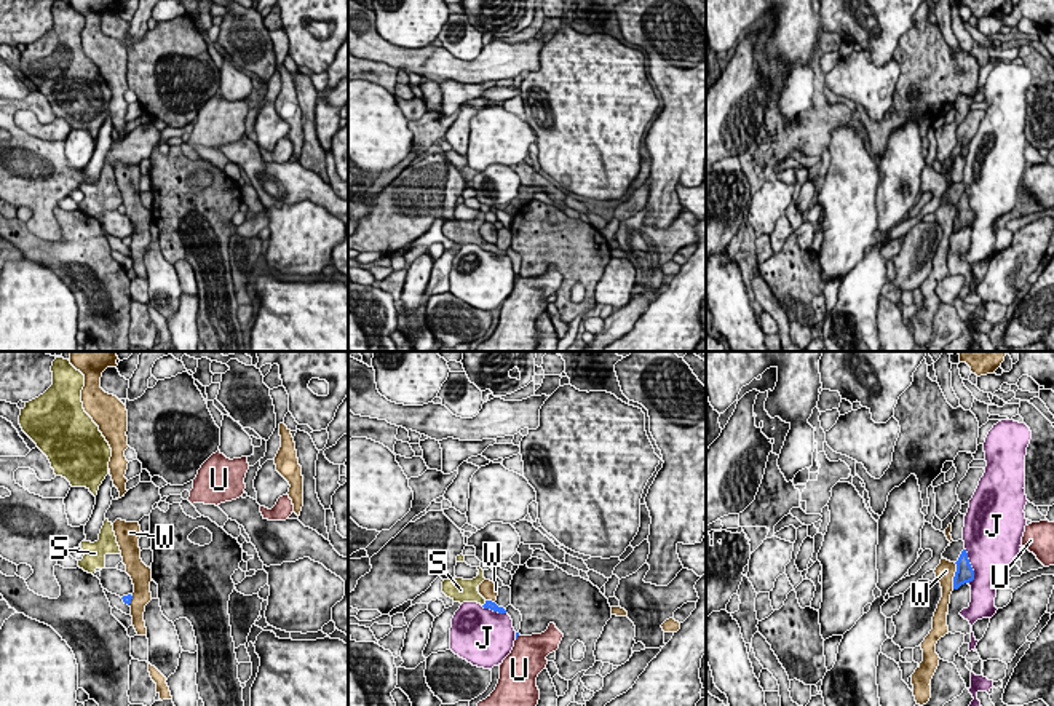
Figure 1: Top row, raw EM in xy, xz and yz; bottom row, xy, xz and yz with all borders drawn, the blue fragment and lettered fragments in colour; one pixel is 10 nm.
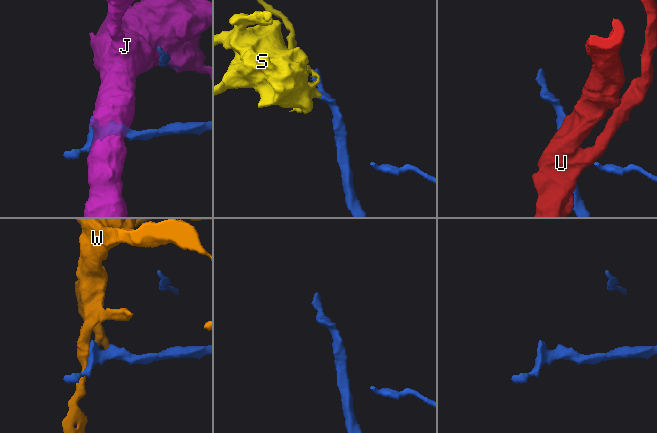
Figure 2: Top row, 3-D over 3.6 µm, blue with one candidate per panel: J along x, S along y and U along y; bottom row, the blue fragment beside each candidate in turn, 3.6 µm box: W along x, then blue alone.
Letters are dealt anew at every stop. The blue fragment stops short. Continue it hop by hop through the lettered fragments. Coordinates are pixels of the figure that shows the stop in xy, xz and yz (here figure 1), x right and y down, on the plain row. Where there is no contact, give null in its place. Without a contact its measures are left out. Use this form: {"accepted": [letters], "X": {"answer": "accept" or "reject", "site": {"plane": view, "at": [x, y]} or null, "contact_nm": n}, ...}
{"accepted": ["S"], "J": {"answer": "reject", "site": {"plane": "yz", "at": [970, 208]}, "contact_nm": 360}, "S": {"answer": "accept", "site": {"plane": "xz", "at": [484, 246]}, "contact_nm": 70}, "U": {"answer": "reject", "site": {"plane": "xz", "at": [516, 280]}, "contact_nm": 70}, "W": {"answer": "reject", "site": {"plane": "yz", "at": [955, 218]}, "contact_nm": 280}}

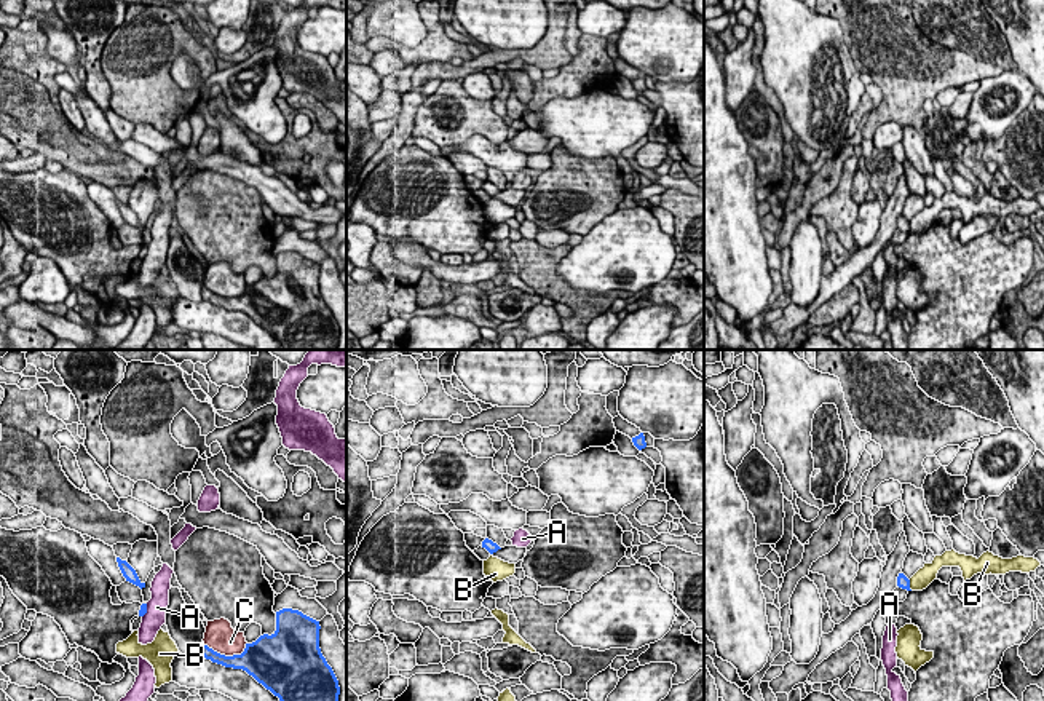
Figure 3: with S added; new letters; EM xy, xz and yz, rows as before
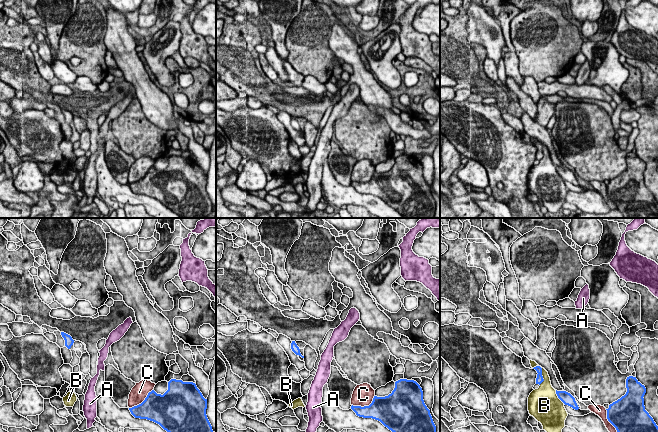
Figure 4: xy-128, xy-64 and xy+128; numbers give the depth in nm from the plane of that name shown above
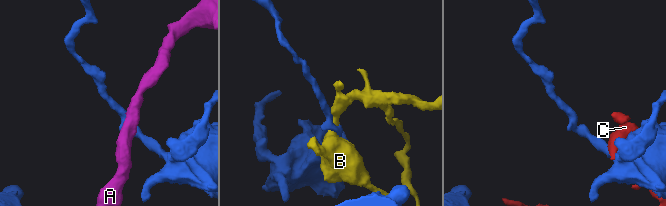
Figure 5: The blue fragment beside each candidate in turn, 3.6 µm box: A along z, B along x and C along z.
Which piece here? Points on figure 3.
{"accepted": [], "A": {"answer": "reject", "site": {"plane": "xy", "at": [146, 253]}, "contact_nm": 150}, "B": {"answer": "reject", "site": {"plane": "yz", "at": [909, 227]}, "contact_nm": 120}, "C": {"answer": "reject", "site": {"plane": "xy", "at": [224, 297]}, "contact_nm": 460}}

